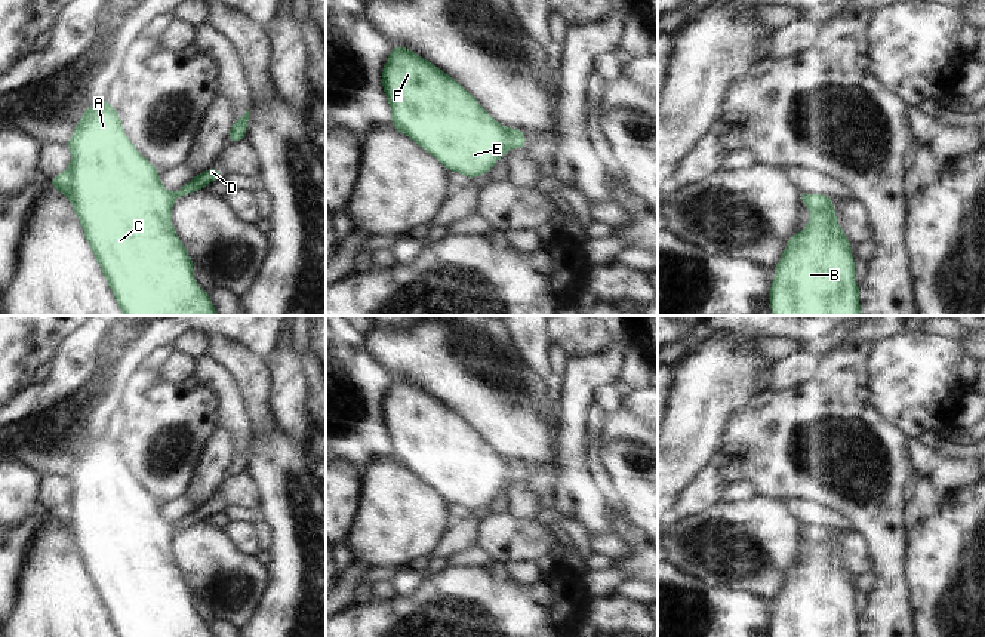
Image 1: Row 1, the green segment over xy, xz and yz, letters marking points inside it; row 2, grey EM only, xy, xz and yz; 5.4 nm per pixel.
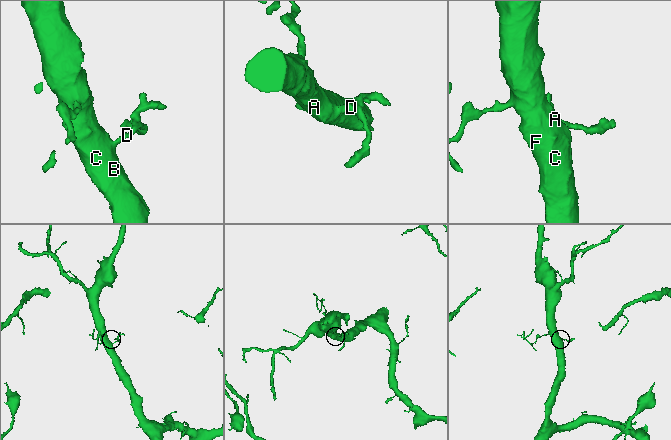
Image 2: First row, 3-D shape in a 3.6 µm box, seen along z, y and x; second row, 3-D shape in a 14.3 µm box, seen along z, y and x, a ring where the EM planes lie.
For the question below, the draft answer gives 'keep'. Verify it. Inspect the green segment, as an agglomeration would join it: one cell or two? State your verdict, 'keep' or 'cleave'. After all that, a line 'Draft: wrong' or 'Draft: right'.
keep
Draft: right

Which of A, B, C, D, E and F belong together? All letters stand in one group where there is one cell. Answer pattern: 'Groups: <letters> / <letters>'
Groups: A B C D E F

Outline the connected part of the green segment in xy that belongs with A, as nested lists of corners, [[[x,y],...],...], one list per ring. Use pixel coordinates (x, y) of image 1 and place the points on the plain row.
[[[105,430],[96,438],[89,437],[76,456],[67,478],[71,484],[68,501],[49,511],[53,521],[61,523],[73,538],[80,553],[84,570],[96,590],[104,610],[117,637],[213,637],[209,624],[196,613],[194,596],[172,556],[172,541],[178,529],[207,520],[225,508],[213,498],[194,507],[184,518],[169,524],[160,514],[160,502],[151,496],[127,470],[121,459],[121,449]]]

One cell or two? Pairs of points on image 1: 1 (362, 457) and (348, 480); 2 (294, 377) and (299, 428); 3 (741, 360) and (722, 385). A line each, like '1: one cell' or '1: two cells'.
1: two cells
2: one cell
3: one cell

